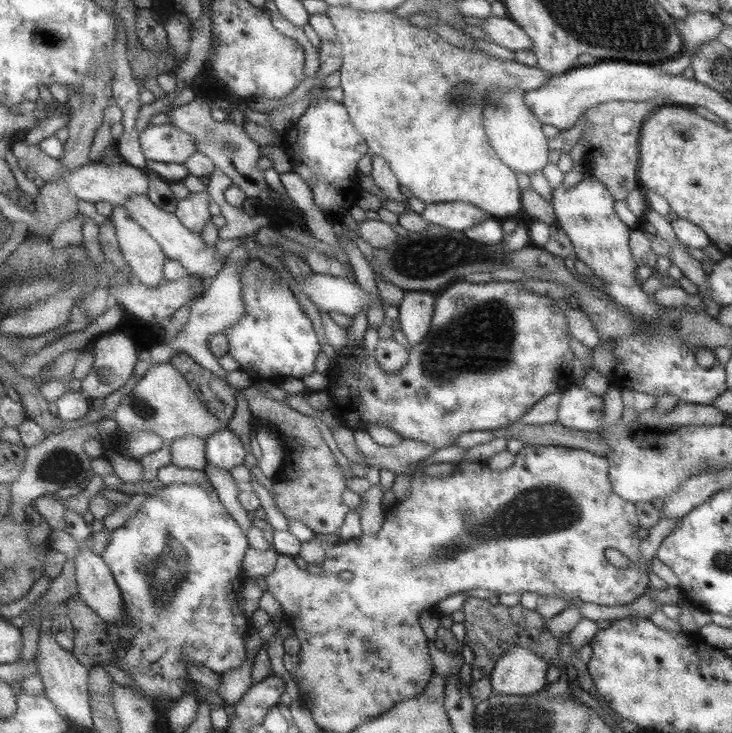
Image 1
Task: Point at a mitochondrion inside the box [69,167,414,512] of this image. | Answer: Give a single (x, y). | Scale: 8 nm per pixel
(143, 408)

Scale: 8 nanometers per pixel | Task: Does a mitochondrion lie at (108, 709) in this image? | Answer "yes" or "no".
yes

